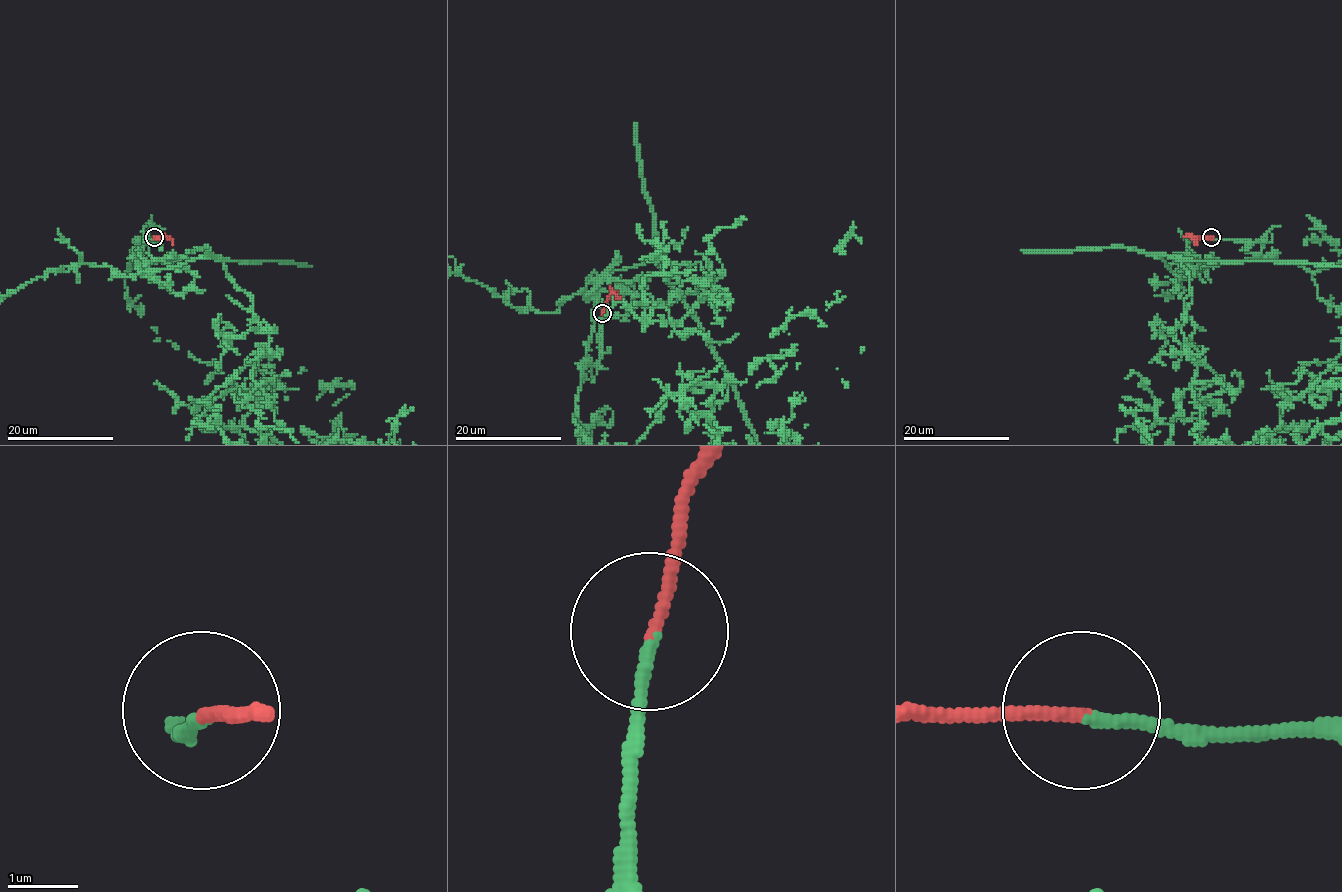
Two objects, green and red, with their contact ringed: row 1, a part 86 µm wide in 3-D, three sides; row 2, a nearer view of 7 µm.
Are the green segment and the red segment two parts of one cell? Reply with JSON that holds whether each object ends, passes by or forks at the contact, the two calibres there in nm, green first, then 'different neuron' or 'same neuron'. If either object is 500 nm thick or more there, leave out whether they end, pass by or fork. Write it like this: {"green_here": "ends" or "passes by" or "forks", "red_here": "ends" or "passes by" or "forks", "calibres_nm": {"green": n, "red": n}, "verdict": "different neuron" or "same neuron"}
{"green_here": "ends", "red_here": "ends", "calibres_nm": {"green": 160, "red": 160}, "verdict": "same neuron"}

